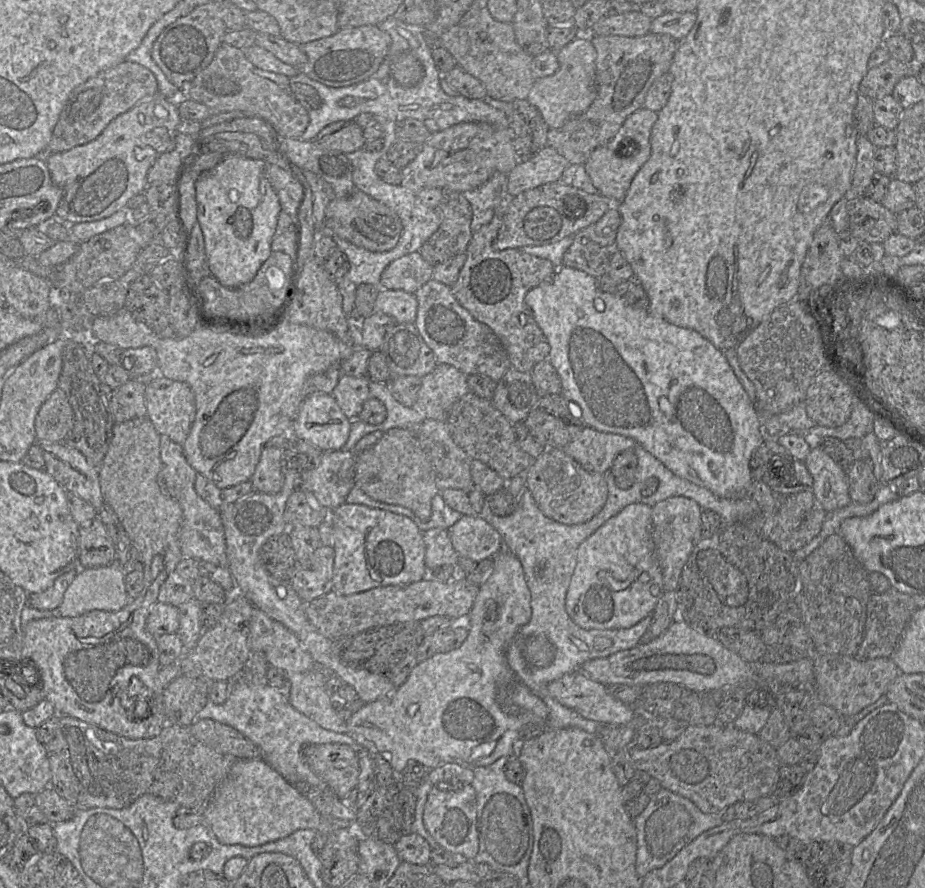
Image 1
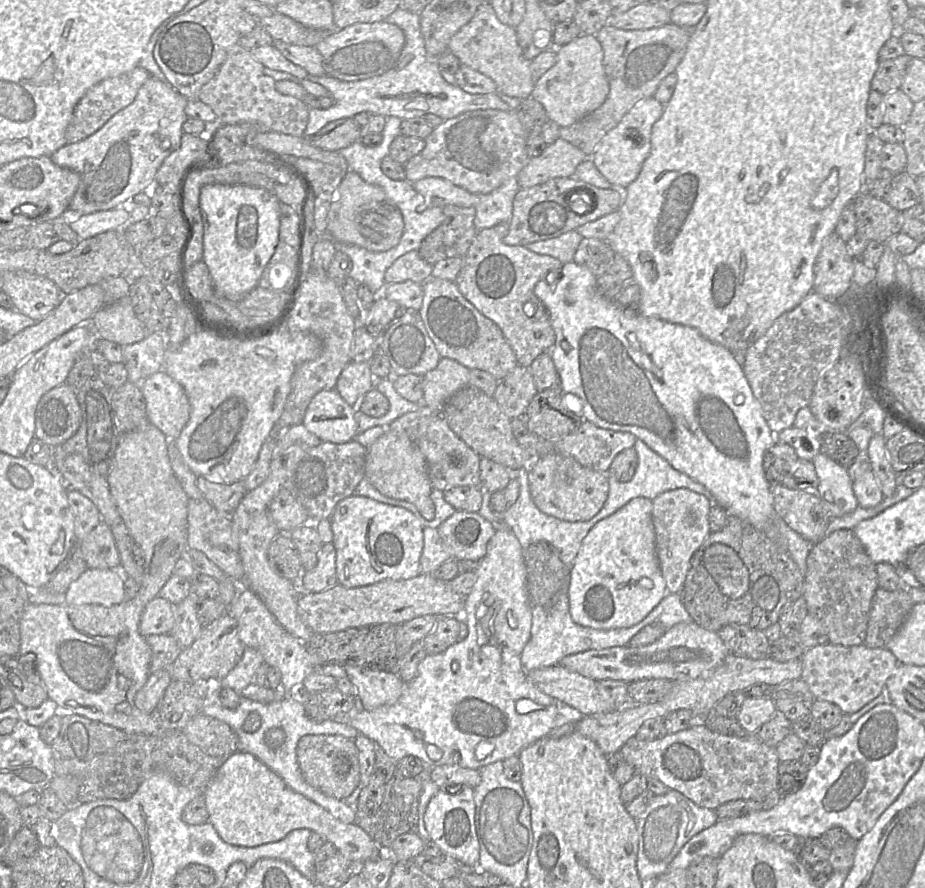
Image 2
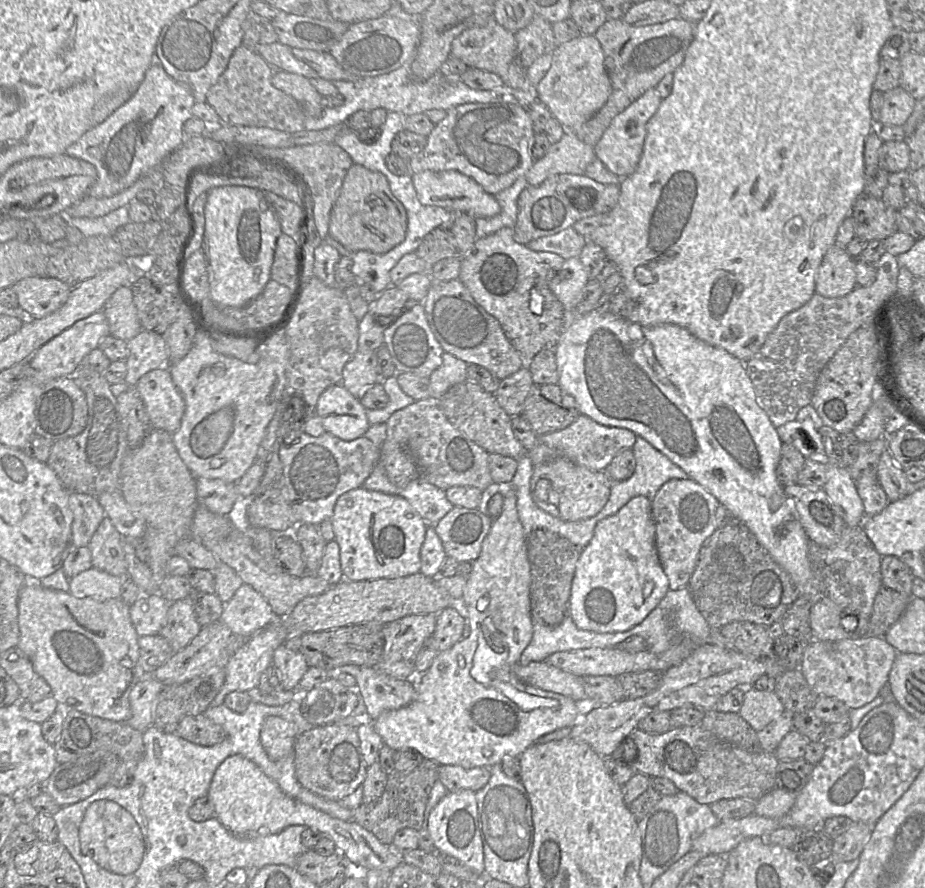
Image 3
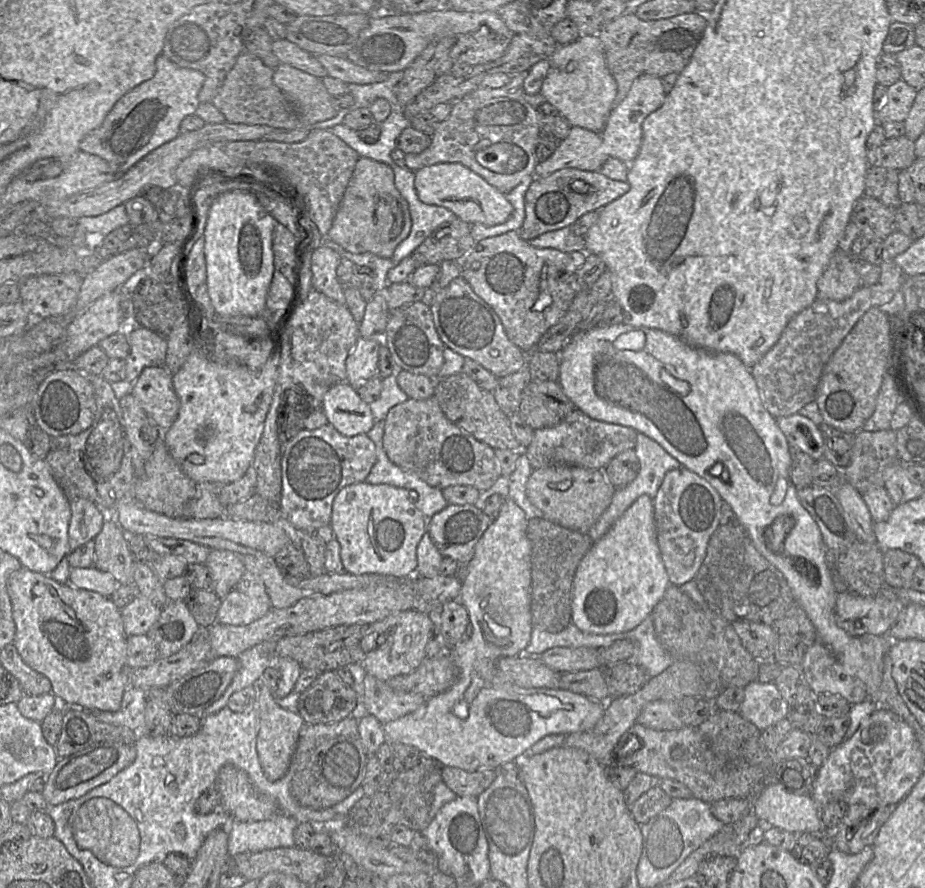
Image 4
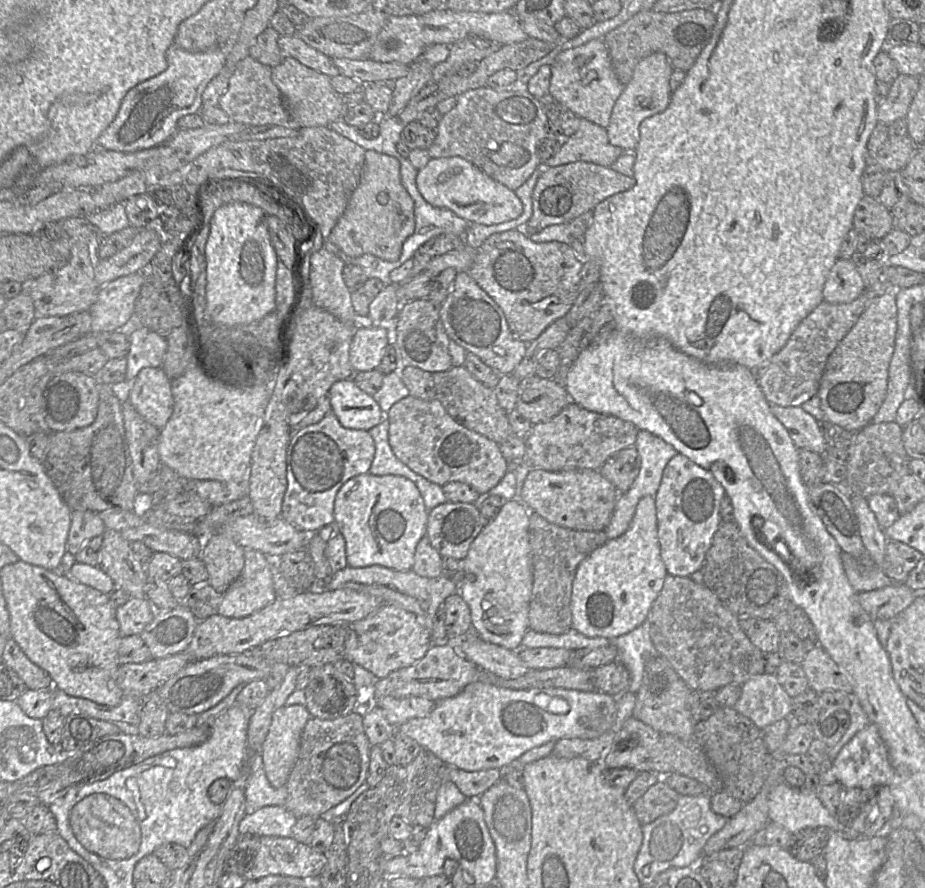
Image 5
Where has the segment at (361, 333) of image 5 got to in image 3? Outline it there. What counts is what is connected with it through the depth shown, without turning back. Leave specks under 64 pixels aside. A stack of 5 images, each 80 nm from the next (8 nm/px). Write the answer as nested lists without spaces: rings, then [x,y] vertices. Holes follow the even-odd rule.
[[[356,351],[344,365],[341,384],[359,399],[362,392],[376,382],[378,382],[376,351]]]

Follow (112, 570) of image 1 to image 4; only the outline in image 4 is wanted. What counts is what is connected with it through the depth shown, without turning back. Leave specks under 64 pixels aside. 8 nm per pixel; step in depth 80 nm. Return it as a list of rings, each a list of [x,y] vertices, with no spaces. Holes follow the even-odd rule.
[[[95,566],[71,568],[69,581],[72,586],[97,592],[105,597],[110,597],[119,586],[110,573],[103,572]]]

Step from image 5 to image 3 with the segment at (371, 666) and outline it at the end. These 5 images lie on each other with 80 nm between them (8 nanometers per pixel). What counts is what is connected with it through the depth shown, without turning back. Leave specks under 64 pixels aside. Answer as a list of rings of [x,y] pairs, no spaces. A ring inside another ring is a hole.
[[[413,614],[402,617],[400,619],[384,623],[383,635],[384,635],[384,651],[381,660],[374,666],[370,667],[376,669],[388,676],[396,679],[412,679],[415,674],[415,660],[419,650],[424,642],[432,635],[436,626],[436,614]]]

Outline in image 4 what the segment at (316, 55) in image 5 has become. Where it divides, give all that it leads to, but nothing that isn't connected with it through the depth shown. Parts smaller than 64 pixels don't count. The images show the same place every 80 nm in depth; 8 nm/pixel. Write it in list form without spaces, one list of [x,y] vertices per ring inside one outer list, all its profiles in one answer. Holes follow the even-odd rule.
[[[287,39],[273,40],[272,50],[280,63],[288,64],[318,78],[324,78],[327,70],[317,57]]]

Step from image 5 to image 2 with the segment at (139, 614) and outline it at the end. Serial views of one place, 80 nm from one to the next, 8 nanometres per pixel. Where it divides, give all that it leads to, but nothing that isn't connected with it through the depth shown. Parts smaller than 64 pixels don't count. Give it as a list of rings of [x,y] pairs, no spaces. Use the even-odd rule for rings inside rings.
[[[156,596],[143,610],[139,631],[142,636],[168,634],[175,623],[175,606],[168,600]]]

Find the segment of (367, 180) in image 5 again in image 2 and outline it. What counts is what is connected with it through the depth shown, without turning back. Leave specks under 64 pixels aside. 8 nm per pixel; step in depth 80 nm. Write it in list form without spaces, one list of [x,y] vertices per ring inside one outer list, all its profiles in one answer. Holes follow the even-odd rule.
[[[348,171],[341,181],[327,214],[327,232],[332,242],[340,241],[373,252],[395,247],[403,234],[404,221],[399,208],[379,186],[365,182],[357,173]]]

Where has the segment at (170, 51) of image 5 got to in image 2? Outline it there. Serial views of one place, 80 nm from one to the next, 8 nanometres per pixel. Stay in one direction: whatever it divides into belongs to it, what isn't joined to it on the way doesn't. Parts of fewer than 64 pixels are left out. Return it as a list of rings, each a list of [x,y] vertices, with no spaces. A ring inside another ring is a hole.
[[[150,76],[139,89],[134,101],[113,115],[98,131],[89,137],[66,144],[51,156],[54,164],[77,172],[81,179],[64,217],[82,216],[98,211],[126,206],[136,194],[150,191],[155,175],[164,159],[177,150],[183,134],[182,125],[188,119],[184,112],[188,99],[179,94],[167,82]]]

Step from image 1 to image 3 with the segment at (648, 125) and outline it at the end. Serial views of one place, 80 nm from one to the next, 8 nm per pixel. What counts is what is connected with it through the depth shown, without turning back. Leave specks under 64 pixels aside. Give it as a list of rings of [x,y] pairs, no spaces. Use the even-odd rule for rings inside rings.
[[[656,88],[647,90],[612,120],[602,138],[594,146],[596,158],[618,177],[626,178],[636,170],[644,148],[646,124],[658,110],[661,101]]]

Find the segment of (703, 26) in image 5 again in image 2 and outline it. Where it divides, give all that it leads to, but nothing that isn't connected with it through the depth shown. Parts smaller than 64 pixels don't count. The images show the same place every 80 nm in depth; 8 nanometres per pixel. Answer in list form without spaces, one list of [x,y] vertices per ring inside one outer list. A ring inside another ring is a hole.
[[[666,23],[658,28],[622,30],[604,25],[595,37],[603,50],[603,68],[609,83],[609,93],[603,104],[592,113],[567,127],[560,127],[559,137],[579,148],[591,158],[602,138],[640,100],[653,97],[661,81],[675,72],[682,60],[691,30]]]

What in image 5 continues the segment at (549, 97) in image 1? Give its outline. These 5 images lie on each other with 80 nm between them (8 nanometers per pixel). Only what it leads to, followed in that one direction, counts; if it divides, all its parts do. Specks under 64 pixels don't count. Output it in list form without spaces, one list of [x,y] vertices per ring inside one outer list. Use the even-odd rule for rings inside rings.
[[[593,39],[581,46],[563,50],[551,64],[549,94],[564,109],[603,128],[608,126],[623,88],[603,39]]]

